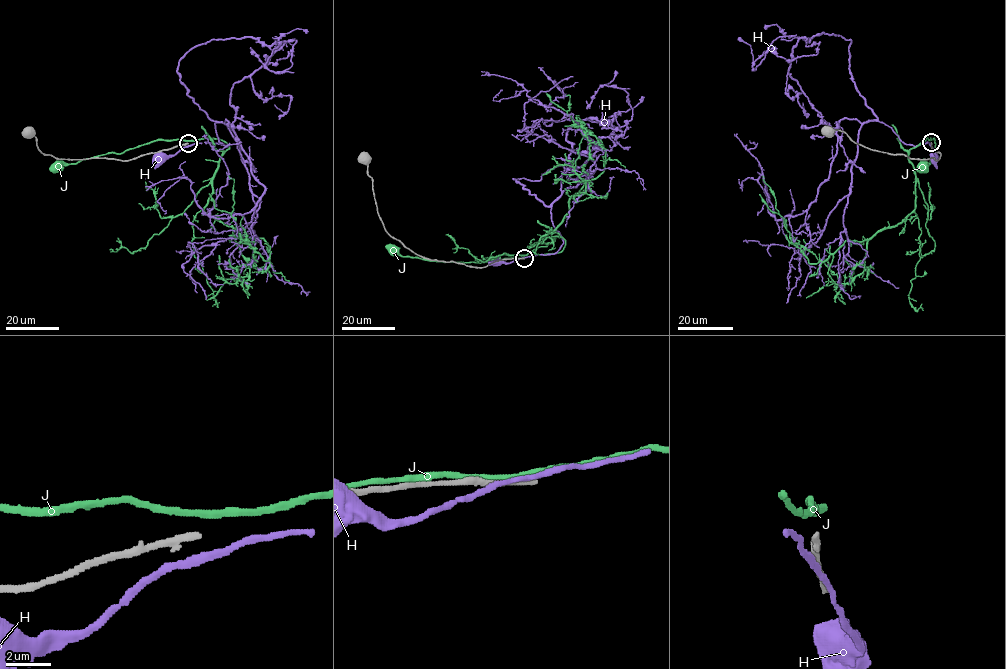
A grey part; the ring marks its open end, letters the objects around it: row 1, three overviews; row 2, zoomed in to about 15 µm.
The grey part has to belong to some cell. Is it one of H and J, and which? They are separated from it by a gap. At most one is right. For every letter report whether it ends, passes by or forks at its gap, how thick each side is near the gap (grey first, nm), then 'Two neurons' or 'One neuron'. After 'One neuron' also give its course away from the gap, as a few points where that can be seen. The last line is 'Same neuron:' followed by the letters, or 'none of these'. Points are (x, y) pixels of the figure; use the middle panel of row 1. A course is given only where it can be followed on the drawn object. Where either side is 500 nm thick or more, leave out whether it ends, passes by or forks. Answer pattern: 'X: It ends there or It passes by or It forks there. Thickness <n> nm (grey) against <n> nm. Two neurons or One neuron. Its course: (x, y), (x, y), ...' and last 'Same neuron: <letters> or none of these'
H: It passes by. Thickness 220 nm (grey) against 280 nm. Two neurons
J: It passes by. Thickness 220 nm (grey) against 220 nm. Two neurons
Same neuron: none of these

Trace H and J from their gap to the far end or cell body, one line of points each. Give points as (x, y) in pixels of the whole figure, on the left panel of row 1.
H: (188, 145), (173, 155), (157, 156)
J: (188, 141), (152, 141), (120, 153), (107, 153), (56, 168)

